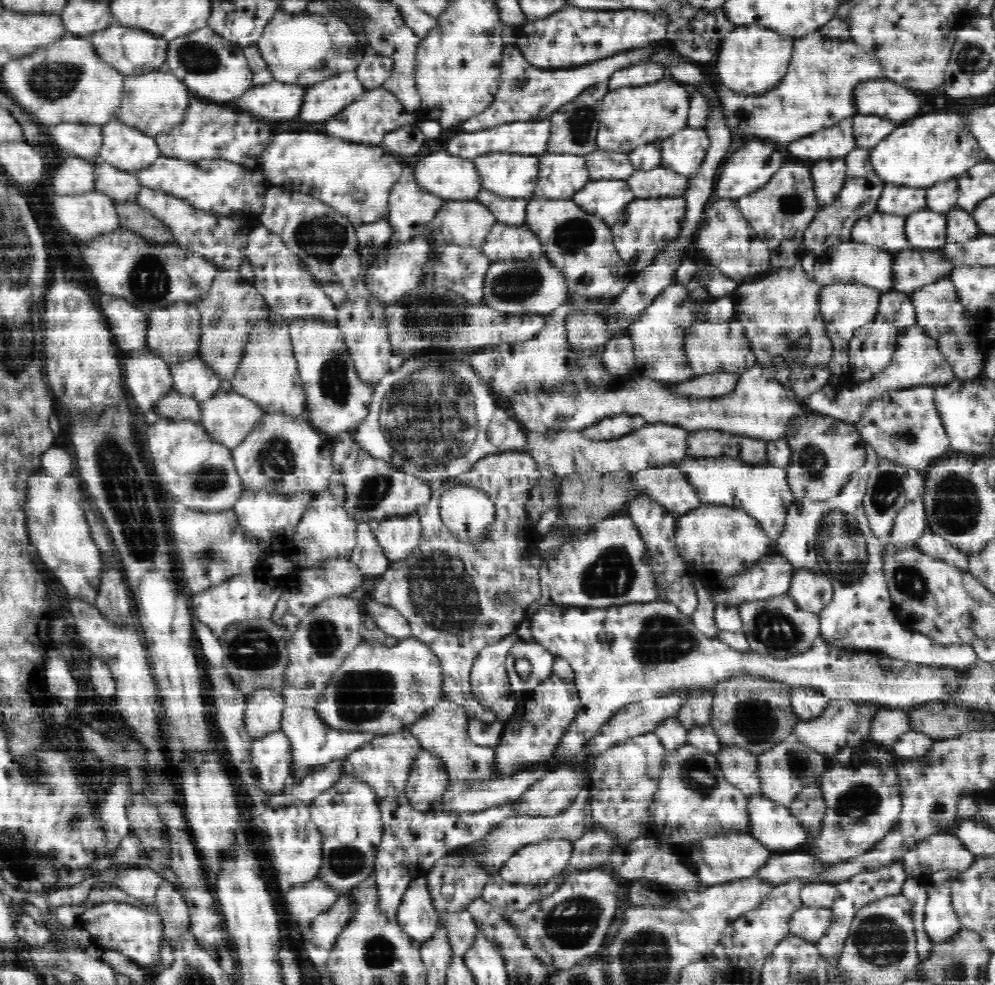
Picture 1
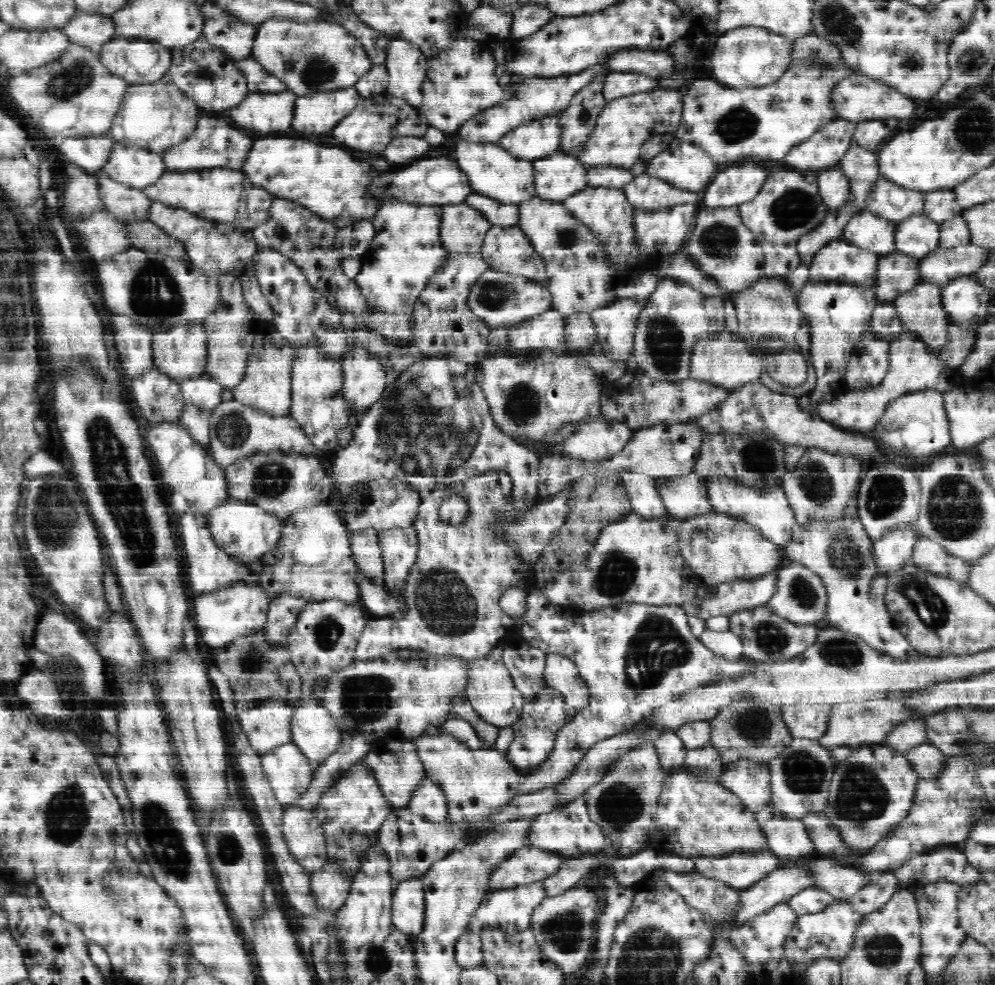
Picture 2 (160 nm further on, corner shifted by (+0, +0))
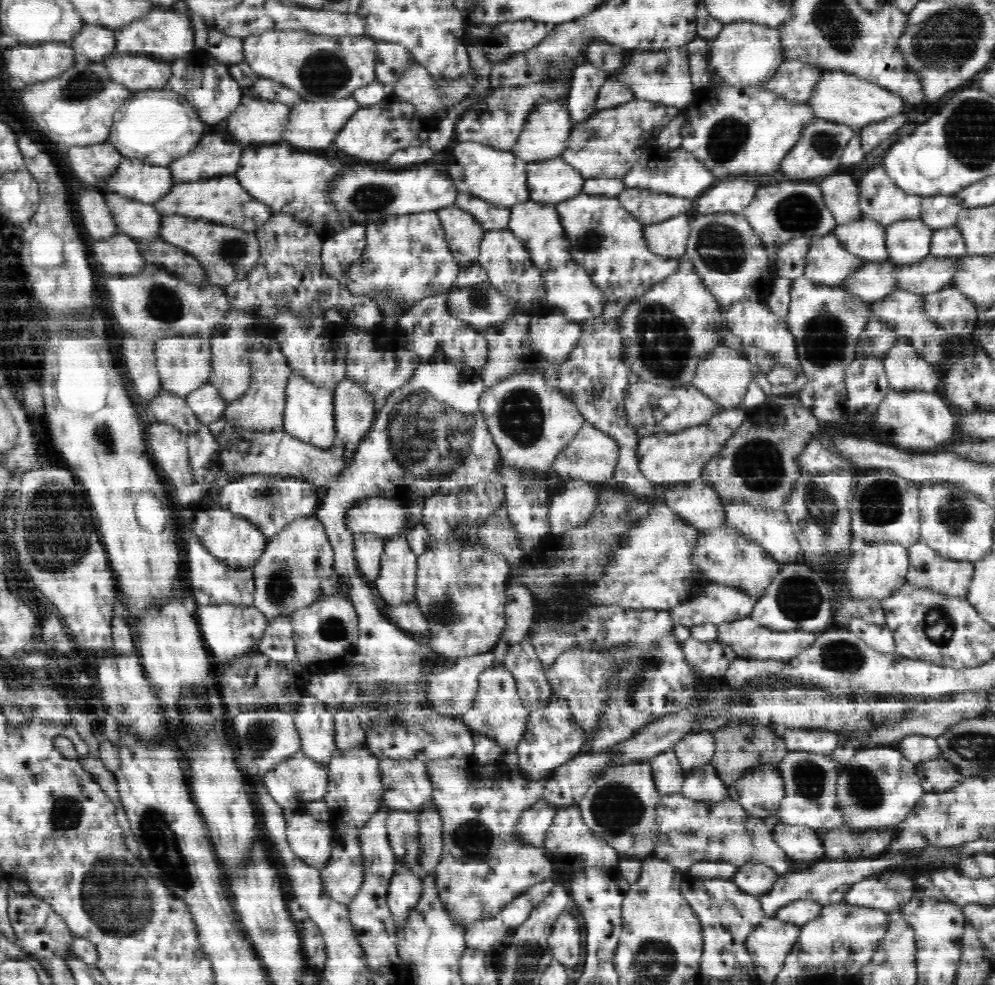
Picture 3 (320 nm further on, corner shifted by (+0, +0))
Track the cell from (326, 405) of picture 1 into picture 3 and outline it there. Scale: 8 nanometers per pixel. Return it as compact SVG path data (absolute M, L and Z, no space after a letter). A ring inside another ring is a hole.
M294 370L287 383L282 427L289 434L302 439L302 442L308 442L318 449L330 449L335 444L337 434L334 391L334 388L329 388L329 386L314 384L305 374Z

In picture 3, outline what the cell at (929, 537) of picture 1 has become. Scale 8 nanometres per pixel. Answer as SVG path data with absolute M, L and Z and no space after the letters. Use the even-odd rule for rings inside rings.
M921 538L907 551L909 569L905 582L948 596L966 598L975 571L972 561L946 559Z

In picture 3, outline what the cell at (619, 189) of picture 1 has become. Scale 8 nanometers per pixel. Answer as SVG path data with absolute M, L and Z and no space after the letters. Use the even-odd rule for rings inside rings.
M582 192L556 206L557 213L561 215L562 226L566 226L565 234L570 234L570 238L574 238L574 250L578 250L578 258L586 262L586 271L594 274L594 284L602 290L610 290L610 304L626 296L627 298L640 297L650 290L652 285L672 277L680 270L680 258L664 258L654 254L648 248L643 224L621 205L617 196L592 195Z

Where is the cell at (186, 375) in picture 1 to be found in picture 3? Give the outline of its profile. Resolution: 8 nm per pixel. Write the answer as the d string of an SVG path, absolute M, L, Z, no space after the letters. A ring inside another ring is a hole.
M204 383L186 396L187 405L200 423L216 422L225 413L227 402L220 396L214 384Z

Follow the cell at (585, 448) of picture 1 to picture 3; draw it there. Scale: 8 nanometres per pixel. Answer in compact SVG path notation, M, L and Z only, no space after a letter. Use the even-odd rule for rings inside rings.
M722 409L710 420L698 426L687 427L680 431L644 435L639 438L636 450L640 470L655 484L672 485L698 480L706 464L724 448L727 440L746 420L748 420L747 414L742 409Z

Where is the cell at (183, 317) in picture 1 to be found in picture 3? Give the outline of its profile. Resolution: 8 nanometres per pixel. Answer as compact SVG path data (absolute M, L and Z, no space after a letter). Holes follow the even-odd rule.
M172 335L155 343L156 366L161 387L172 391L182 398L204 383L208 383L211 374L211 340L203 335Z

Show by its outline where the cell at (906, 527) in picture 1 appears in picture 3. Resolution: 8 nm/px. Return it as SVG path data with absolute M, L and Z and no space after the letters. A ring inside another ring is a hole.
M853 537L853 560L846 572L846 585L854 594L854 601L876 599L878 603L886 599L905 582L909 569L909 554L899 542L866 543Z

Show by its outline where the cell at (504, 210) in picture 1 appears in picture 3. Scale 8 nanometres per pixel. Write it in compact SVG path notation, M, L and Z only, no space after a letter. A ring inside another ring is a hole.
M458 194L455 205L462 210L469 211L485 230L506 229L509 225L511 212L509 207L496 206L486 202L486 199L467 194Z

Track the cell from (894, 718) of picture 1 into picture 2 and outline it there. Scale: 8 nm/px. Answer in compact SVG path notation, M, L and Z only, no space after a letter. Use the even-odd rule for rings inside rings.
M908 718L899 721L891 728L884 740L884 744L889 745L899 753L903 753L908 747L918 746L928 740L923 719Z

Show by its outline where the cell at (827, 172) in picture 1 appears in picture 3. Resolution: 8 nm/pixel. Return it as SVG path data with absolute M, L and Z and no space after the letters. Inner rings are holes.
M838 171L819 179L824 202L837 225L850 222L862 215L857 182L857 178L849 174L840 174Z

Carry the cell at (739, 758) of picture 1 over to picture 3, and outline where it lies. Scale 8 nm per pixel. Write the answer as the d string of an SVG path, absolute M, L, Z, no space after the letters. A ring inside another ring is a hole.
M759 765L731 783L727 792L748 815L764 820L779 812L784 796L782 774L772 765Z

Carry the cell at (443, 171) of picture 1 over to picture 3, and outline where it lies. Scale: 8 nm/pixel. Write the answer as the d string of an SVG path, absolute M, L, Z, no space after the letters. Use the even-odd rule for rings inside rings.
M355 166L349 168L344 177L336 182L330 197L336 203L339 214L349 215L352 225L367 226L372 220L386 218L387 215L437 211L454 205L459 193L452 177L448 178L446 174L440 174L432 168L390 172L390 170L380 170L380 168Z

